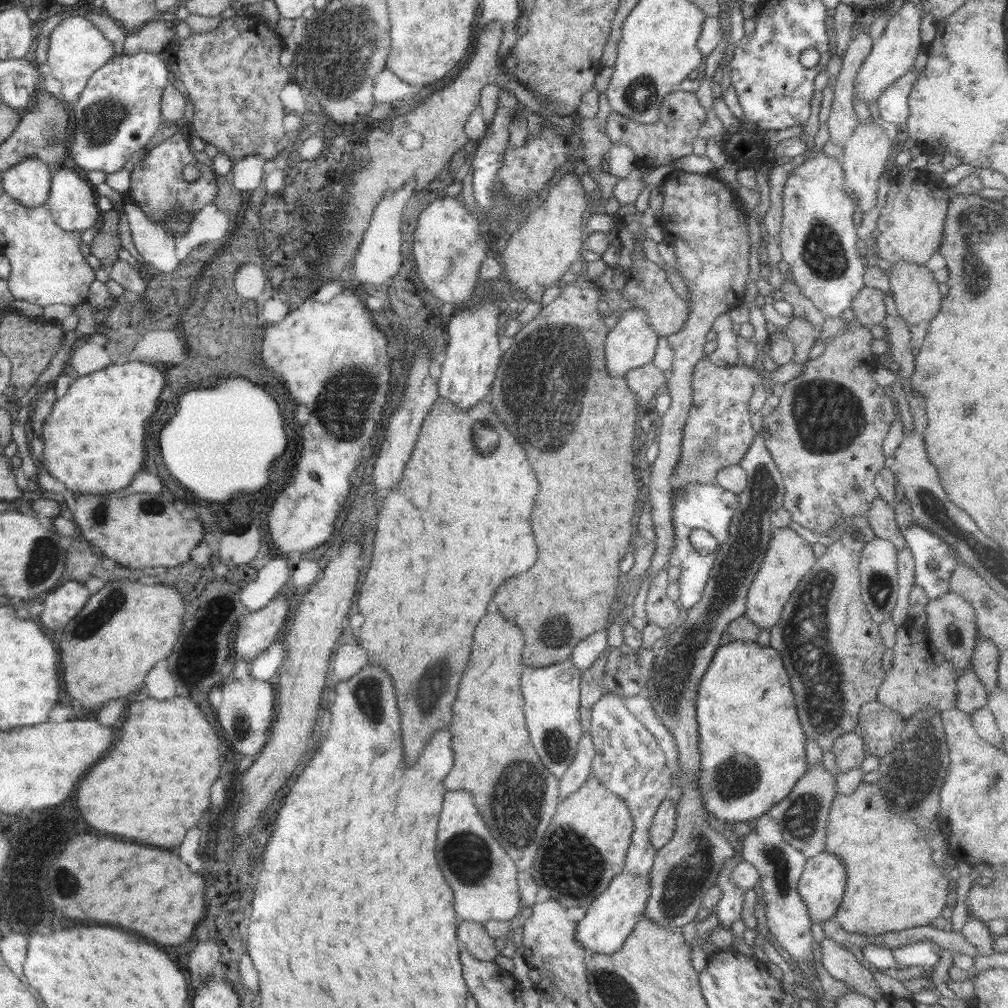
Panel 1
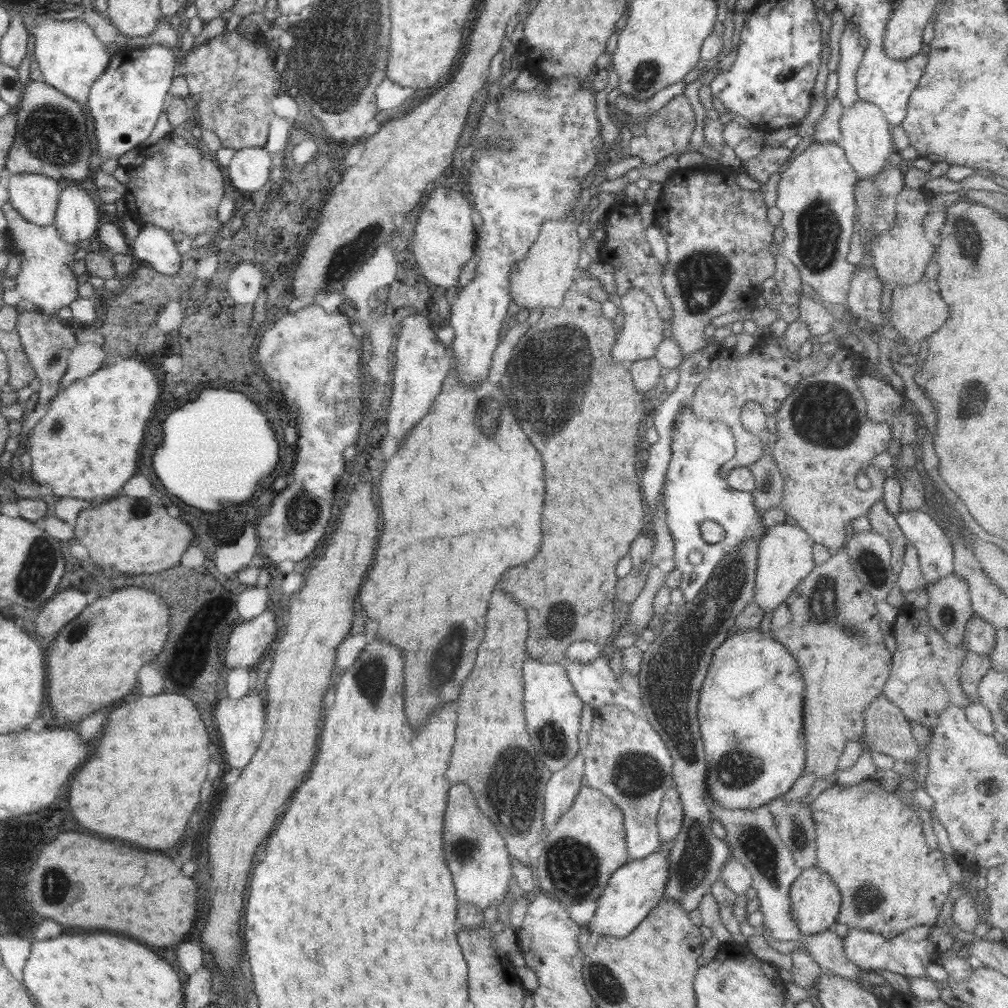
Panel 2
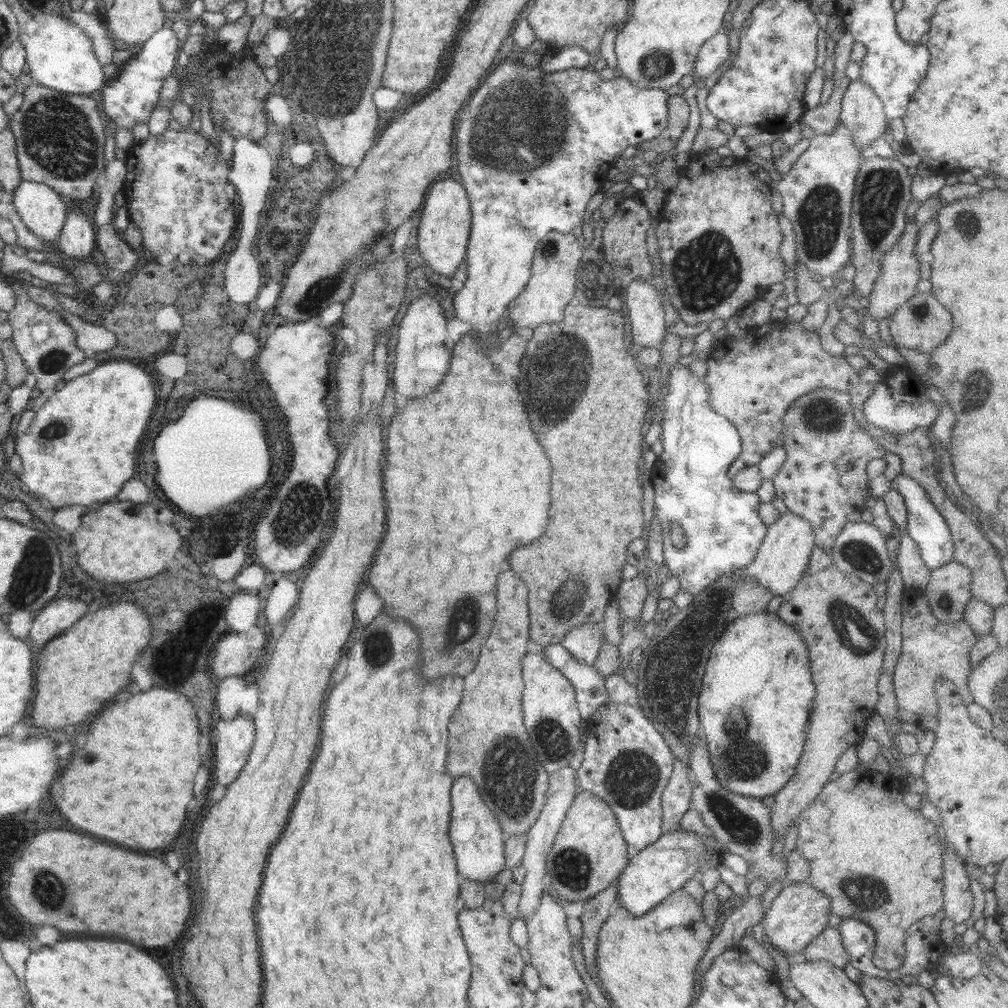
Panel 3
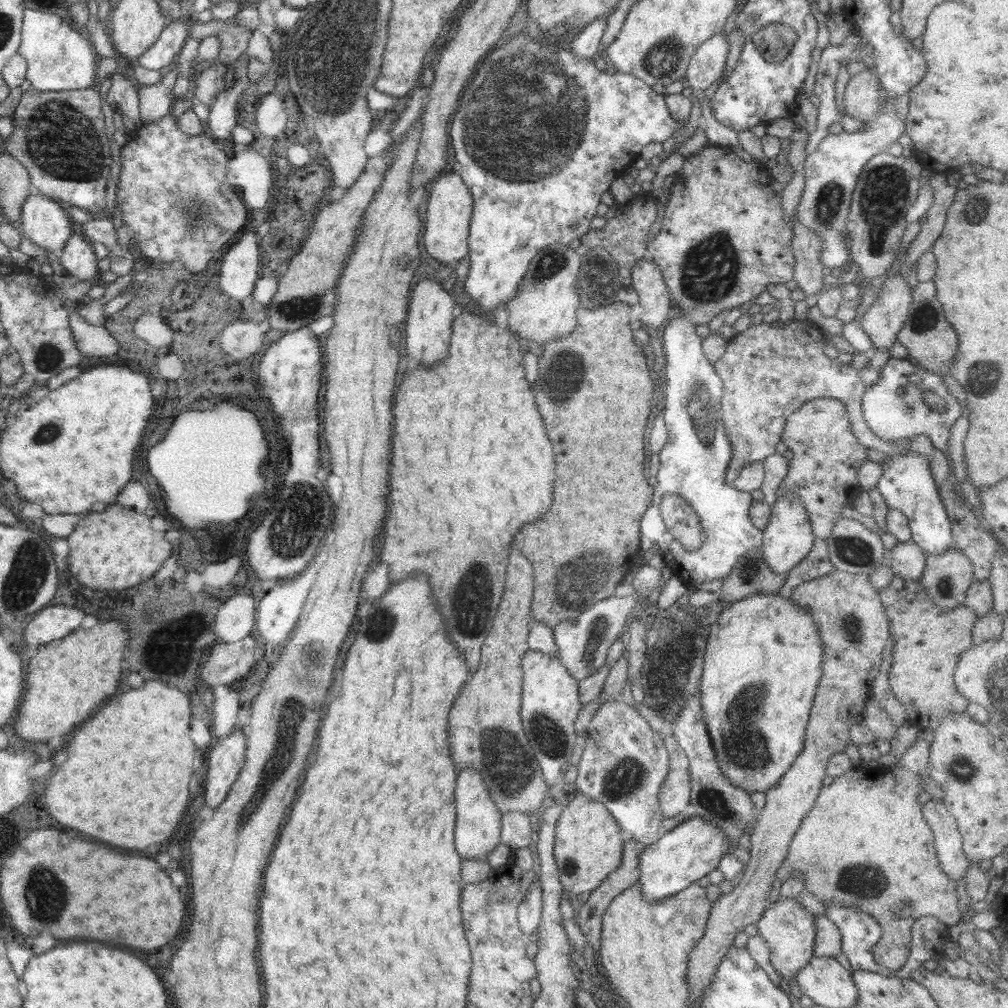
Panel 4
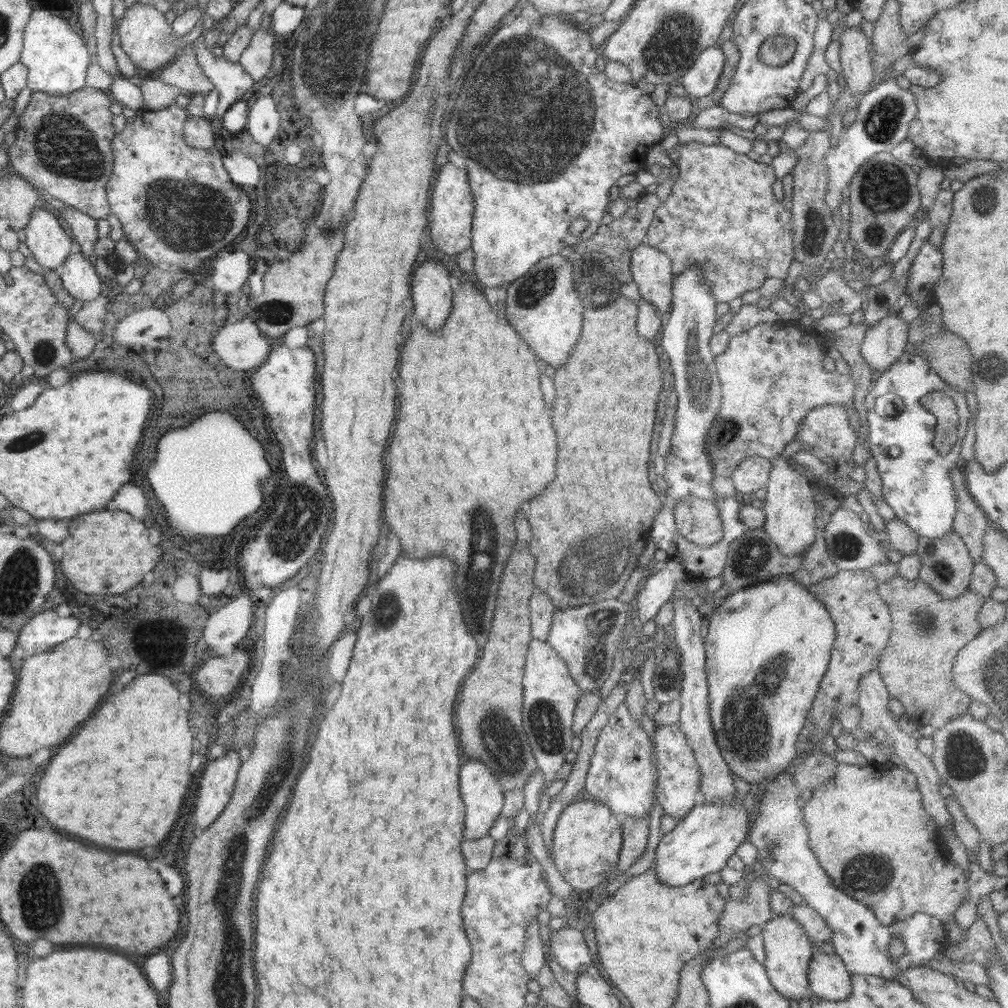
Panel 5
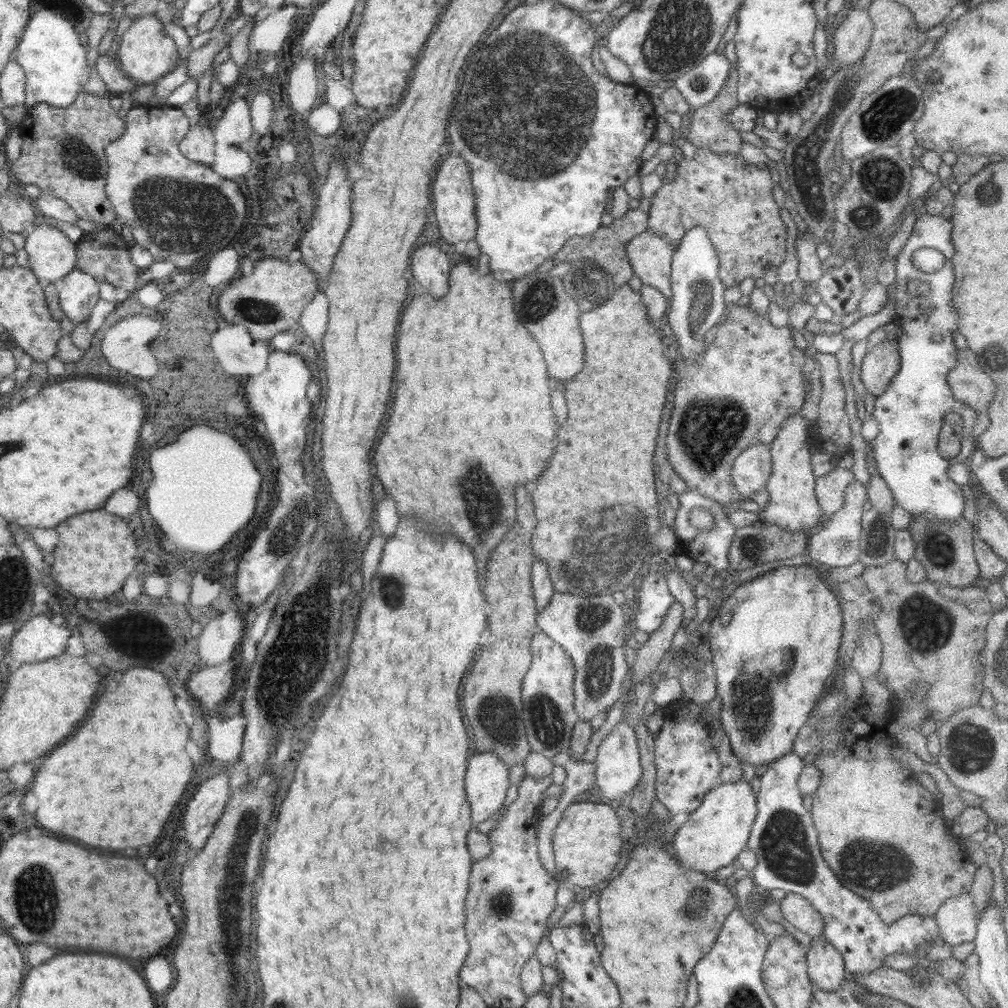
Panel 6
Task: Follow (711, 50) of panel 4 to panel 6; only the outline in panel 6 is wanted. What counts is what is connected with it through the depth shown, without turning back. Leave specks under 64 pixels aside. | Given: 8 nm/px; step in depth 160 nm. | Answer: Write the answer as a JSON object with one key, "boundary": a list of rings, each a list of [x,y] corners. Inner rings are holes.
{"boundary":[[[711,52],[695,67],[671,82],[692,108],[710,104],[726,85],[731,71],[730,61],[723,53]]]}

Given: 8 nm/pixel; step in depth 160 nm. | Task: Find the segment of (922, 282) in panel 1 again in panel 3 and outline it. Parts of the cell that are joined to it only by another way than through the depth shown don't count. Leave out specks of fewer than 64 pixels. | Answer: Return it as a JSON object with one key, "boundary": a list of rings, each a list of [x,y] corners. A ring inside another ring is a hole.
{"boundary":[[[915,293],[910,300],[901,304],[891,315],[890,334],[896,346],[912,348],[918,352],[933,355],[949,336],[953,329],[952,315],[933,294]]]}

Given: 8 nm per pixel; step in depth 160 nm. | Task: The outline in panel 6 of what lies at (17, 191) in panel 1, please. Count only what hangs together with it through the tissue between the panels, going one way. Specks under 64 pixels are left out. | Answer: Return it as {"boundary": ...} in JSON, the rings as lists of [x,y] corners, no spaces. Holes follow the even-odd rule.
{"boundary":[[[36,223],[36,227],[26,238],[25,250],[28,253],[28,265],[42,283],[57,284],[75,269],[77,263],[76,243],[72,243],[64,233],[53,226]]]}

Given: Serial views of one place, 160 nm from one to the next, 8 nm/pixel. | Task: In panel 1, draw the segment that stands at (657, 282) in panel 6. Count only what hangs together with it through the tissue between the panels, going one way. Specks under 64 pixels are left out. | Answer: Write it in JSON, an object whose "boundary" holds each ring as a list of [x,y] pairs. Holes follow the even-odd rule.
{"boundary":[[[633,307],[617,317],[617,325],[609,331],[605,340],[605,361],[612,376],[623,377],[627,370],[640,368],[652,363],[656,352],[659,335],[653,329],[647,312],[640,307]]]}

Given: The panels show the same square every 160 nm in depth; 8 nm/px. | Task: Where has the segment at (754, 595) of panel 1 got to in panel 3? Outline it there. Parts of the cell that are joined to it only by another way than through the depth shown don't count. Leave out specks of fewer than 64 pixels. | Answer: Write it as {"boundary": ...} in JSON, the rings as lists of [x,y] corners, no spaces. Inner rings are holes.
{"boundary":[[[782,513],[776,522],[767,525],[767,531],[752,563],[744,569],[763,587],[769,588],[775,596],[781,597],[792,590],[806,575],[810,555],[815,545],[815,534],[810,523],[794,513]]]}

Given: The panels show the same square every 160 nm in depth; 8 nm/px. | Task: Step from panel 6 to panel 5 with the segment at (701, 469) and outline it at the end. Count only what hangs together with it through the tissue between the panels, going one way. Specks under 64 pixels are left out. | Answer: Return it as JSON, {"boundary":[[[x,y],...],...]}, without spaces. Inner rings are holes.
{"boundary":[[[761,322],[746,332],[729,337],[726,350],[722,354],[715,355],[715,367],[722,386],[722,410],[708,432],[705,451],[712,459],[714,476],[711,483],[718,497],[737,497],[738,493],[731,478],[742,460],[750,456],[762,456],[773,460],[777,455],[781,455],[786,446],[794,440],[803,418],[814,407],[839,404],[848,414],[857,413],[854,401],[855,384],[852,377],[849,374],[842,375],[837,370],[827,372],[822,367],[824,350],[827,347],[821,336],[819,333],[819,337],[815,338],[794,326]]]}

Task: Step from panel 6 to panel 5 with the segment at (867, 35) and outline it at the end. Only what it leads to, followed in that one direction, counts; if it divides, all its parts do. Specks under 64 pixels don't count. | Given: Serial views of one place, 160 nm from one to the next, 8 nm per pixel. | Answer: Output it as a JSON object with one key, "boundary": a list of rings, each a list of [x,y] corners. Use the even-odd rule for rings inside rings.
{"boundary":[[[860,27],[848,28],[839,37],[840,62],[844,80],[852,94],[864,96],[879,82],[875,78],[869,55],[871,39],[864,35]]]}

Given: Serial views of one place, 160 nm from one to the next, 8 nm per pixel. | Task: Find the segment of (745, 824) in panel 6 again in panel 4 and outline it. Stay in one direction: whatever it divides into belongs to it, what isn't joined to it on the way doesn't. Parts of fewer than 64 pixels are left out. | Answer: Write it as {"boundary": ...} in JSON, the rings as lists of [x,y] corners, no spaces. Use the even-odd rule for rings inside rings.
{"boundary":[[[692,815],[668,830],[657,842],[645,846],[639,856],[639,869],[643,897],[647,901],[659,901],[696,883],[717,869],[720,859],[733,847],[729,838],[715,824]]]}

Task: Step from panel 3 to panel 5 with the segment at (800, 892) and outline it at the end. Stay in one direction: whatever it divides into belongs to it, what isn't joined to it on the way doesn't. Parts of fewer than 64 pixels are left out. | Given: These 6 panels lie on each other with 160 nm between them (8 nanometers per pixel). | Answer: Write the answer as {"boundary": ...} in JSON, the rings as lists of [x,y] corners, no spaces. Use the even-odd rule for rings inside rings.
{"boundary":[[[790,914],[774,916],[762,927],[761,936],[766,952],[763,966],[770,978],[770,983],[779,994],[796,1005],[800,999],[810,993],[807,973],[810,959],[815,951],[814,945],[810,943],[804,927]]]}

